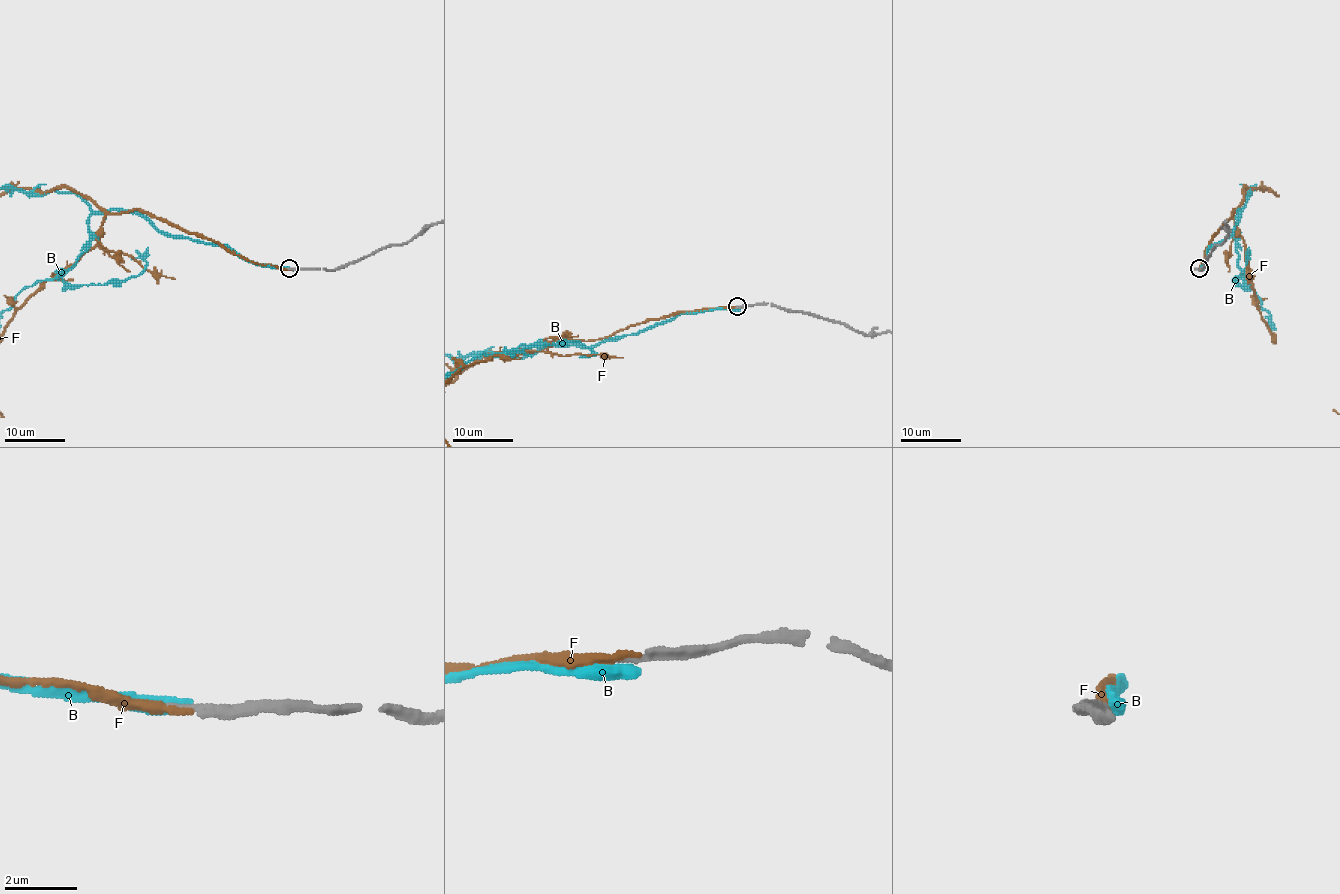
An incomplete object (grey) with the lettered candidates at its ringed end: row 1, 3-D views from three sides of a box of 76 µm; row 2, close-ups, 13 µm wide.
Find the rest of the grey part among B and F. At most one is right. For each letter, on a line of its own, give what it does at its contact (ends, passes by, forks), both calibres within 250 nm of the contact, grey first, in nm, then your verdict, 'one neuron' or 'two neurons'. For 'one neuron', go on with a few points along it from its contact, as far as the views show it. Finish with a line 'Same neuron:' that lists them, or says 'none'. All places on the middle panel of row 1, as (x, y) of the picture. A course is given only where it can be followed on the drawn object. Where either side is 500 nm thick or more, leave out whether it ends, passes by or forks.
B: it ends there; 220 nm thick on the grey side, 440 nm on the other; two neurons
F: it ends there; 240 nm thick on the grey side, 240 nm on the other; one neuron
Same neuron: F

